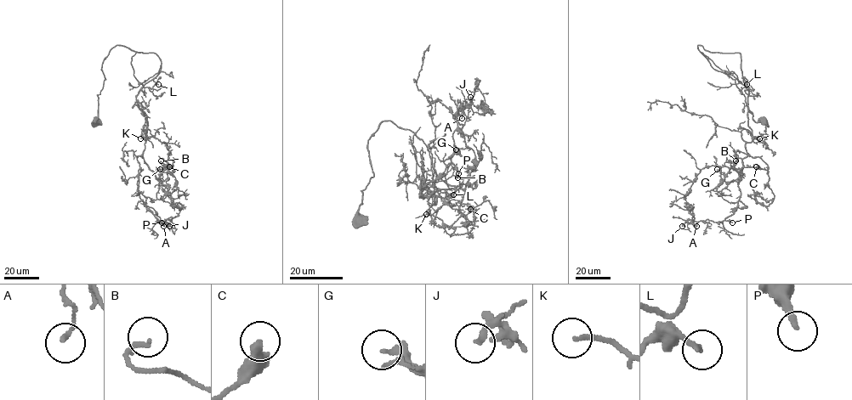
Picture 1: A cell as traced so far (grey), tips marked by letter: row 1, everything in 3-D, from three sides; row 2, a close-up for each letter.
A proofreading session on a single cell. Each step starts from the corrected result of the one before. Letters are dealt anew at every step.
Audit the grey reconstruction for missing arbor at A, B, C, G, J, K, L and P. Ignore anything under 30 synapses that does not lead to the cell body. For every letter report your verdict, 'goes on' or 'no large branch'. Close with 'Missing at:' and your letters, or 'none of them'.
A: no large branch
B: no large branch
C: no large branch
G: no large branch
J: no large branch
K: no large branch
L: no large branch
P: goes on
Missing at: P

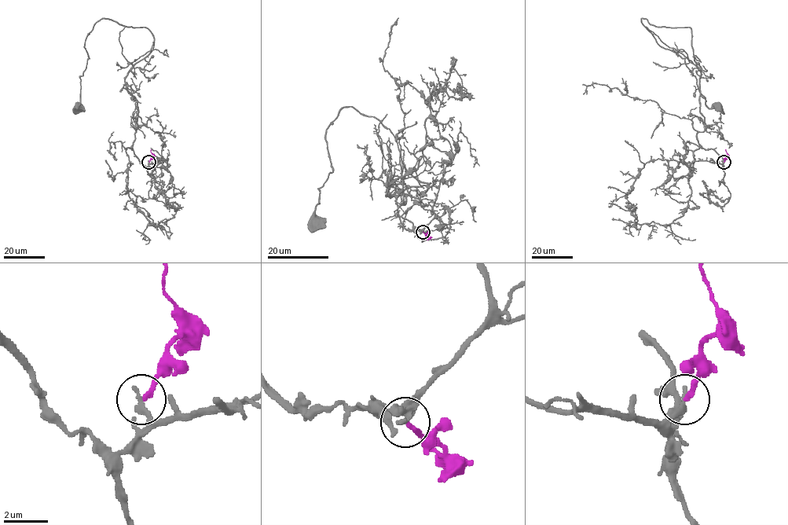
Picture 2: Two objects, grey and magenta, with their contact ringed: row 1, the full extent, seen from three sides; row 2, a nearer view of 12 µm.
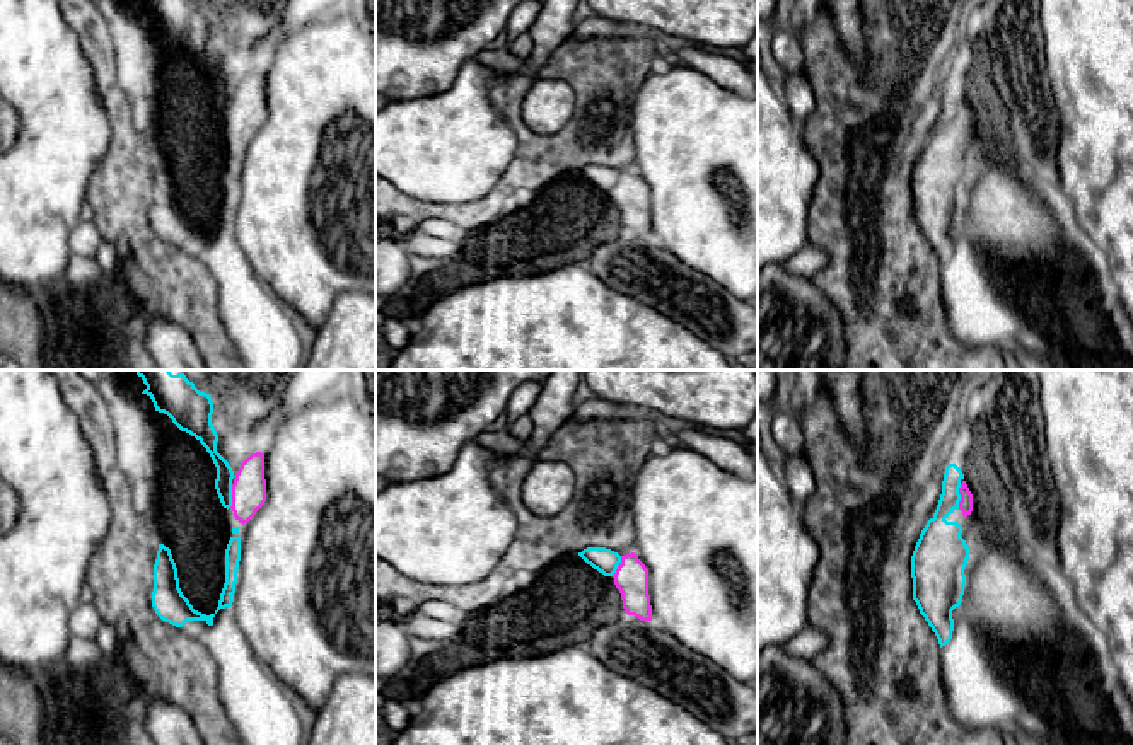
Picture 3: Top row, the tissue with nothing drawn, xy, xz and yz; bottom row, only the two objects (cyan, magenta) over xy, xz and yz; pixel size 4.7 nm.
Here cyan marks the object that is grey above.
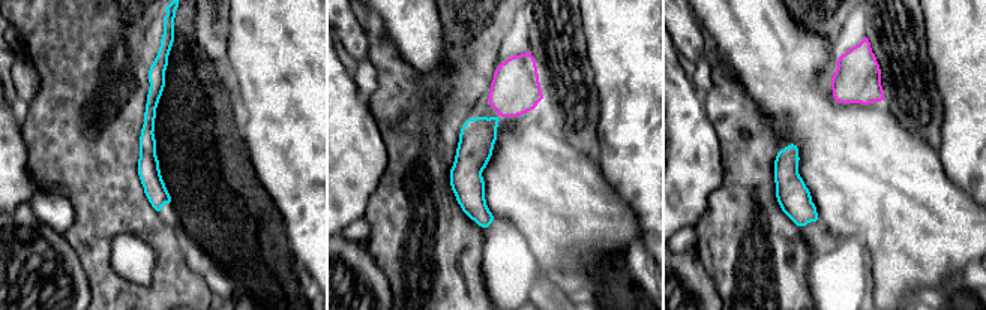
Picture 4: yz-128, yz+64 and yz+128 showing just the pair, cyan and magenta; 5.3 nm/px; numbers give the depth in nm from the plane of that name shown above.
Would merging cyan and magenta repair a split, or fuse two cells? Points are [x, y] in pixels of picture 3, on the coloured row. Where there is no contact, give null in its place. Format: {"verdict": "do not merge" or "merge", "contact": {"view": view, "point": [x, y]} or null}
{"verdict": "merge", "contact": {"view": "yz", "point": [959, 496]}}

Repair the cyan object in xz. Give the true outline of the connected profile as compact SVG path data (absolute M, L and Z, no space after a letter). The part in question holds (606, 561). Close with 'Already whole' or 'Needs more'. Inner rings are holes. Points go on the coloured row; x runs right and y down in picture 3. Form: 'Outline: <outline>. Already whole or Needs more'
Outline: M587 547L578 556L604 576L613 576L625 614L652 621L648 569L635 552L619 556L606 547Z. Needs more

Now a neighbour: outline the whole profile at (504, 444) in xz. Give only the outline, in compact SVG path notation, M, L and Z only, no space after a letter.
M485 430L476 438L476 443L502 459L517 455L519 450L524 447L524 442L514 436L508 430L502 430L502 431Z

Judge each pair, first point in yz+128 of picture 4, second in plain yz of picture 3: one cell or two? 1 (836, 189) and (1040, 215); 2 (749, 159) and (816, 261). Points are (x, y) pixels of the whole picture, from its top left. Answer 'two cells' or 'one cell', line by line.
1: one cell
2: two cells

